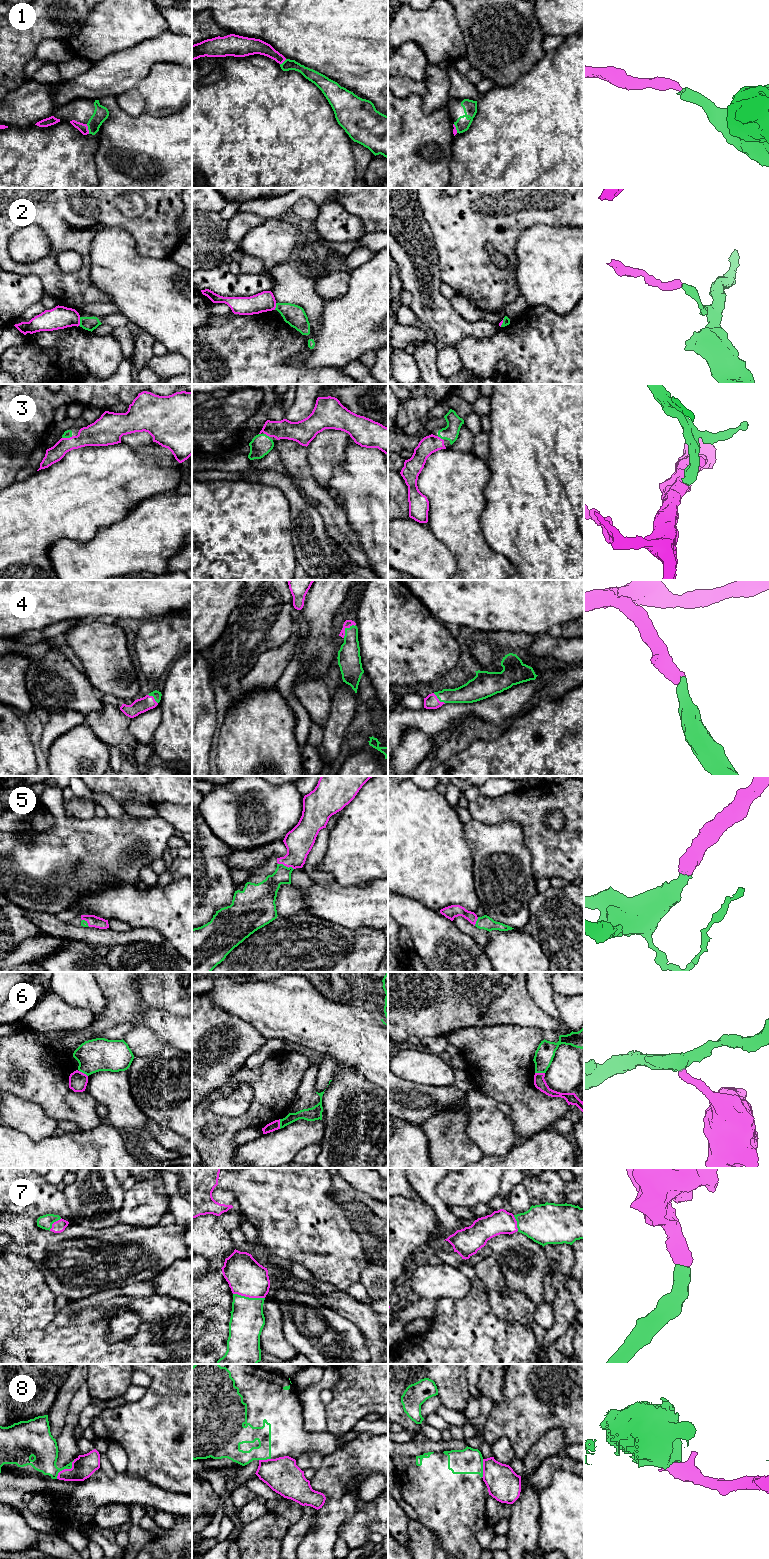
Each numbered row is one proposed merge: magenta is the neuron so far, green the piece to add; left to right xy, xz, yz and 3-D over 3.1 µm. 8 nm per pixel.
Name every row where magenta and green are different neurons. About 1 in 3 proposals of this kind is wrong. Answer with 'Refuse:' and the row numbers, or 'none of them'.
Refuse: 2, 6, 8

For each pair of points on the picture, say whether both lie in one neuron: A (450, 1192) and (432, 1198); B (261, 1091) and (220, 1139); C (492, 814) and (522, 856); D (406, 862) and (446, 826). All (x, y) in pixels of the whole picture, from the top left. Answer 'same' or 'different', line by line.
A: different
B: same
C: different
D: same

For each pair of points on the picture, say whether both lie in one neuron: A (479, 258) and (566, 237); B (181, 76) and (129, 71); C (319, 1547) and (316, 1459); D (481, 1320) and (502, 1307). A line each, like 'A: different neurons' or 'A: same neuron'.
A: different neurons
B: different neurons
C: different neurons
D: different neurons

